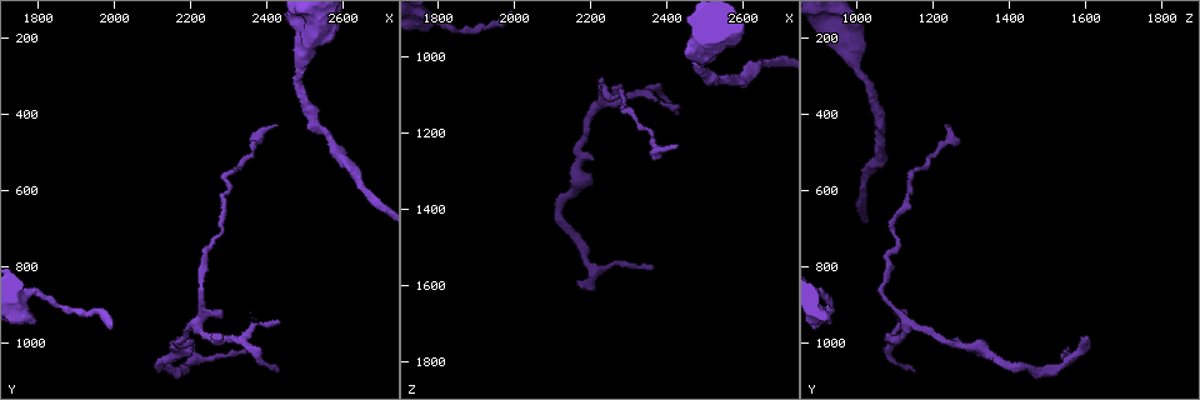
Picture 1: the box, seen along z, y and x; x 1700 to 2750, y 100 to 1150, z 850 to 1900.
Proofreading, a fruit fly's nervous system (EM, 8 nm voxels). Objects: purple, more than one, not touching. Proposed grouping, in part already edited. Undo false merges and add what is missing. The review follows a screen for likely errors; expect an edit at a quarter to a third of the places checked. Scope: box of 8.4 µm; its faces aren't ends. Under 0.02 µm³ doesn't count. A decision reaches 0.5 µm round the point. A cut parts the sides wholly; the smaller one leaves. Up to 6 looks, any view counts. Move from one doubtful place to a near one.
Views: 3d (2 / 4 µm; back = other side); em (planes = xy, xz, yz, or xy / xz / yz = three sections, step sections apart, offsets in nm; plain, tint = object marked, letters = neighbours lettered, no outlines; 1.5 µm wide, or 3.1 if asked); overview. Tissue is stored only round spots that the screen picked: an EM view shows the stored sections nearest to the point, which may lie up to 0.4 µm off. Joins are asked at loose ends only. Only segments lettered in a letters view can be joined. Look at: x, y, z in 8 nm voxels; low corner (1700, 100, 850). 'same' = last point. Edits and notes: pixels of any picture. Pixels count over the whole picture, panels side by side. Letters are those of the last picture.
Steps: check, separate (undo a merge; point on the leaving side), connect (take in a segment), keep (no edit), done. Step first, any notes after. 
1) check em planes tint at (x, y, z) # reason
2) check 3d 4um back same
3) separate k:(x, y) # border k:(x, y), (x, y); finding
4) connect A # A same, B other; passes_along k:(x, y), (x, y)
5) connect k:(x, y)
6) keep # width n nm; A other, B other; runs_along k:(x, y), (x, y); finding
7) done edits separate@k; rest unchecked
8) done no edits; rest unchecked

check 3d 4um at (2515, 205, 980) # thick turns thin

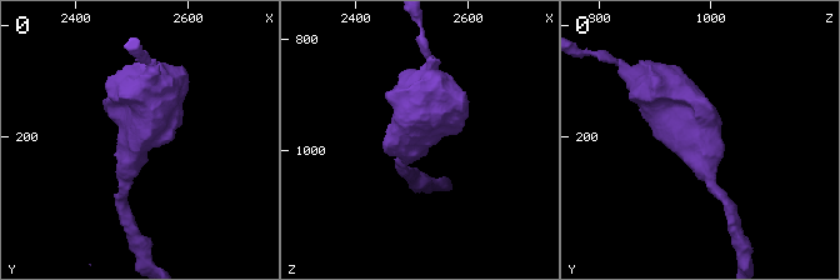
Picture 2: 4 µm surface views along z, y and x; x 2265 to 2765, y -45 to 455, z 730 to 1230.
check em planes tint at (2510, 205, 975) # shape alone is not enough

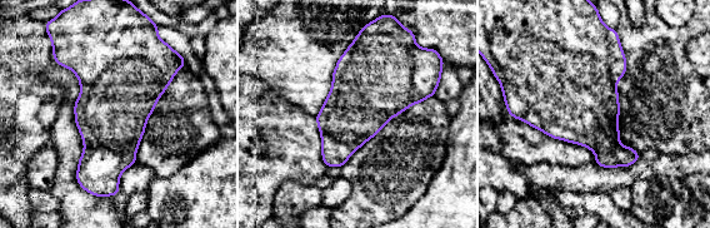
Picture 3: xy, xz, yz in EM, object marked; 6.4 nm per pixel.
check em planes letters same # what lies round it

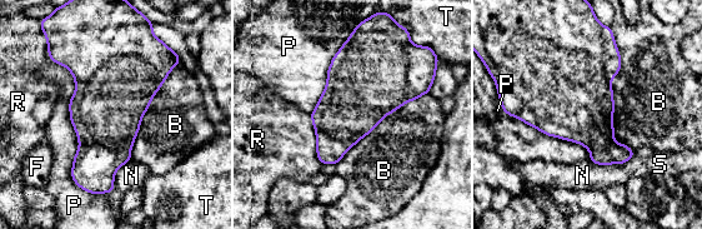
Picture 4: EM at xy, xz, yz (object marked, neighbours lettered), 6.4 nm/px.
keep # B other, F other, N other, P other, R other, S other, T other; border 4:(610, 29), (613, 140), (633, 152); continuous, no second neuron

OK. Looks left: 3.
check em planes tint at (2165, 985, 1585) # free end

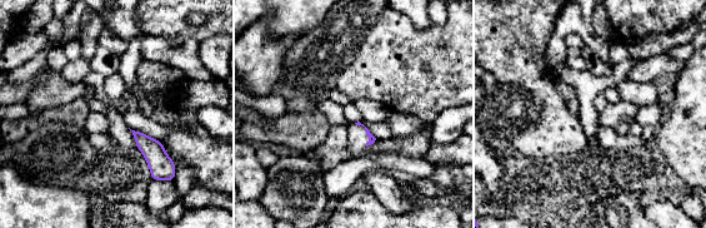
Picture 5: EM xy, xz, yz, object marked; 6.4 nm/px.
check em planes letters same # see the neighbours

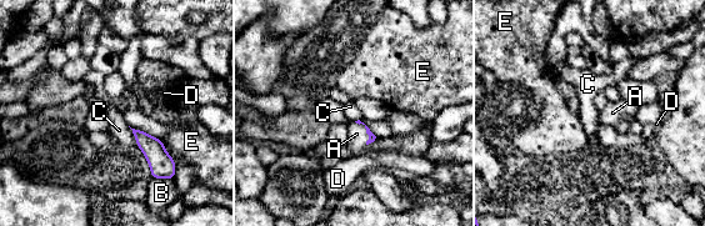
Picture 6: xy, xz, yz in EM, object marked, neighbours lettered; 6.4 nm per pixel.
connect A # A same, B other, C other, D other, E other; the neuron continues

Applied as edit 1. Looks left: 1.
done edits connect@6; rest unchecked

